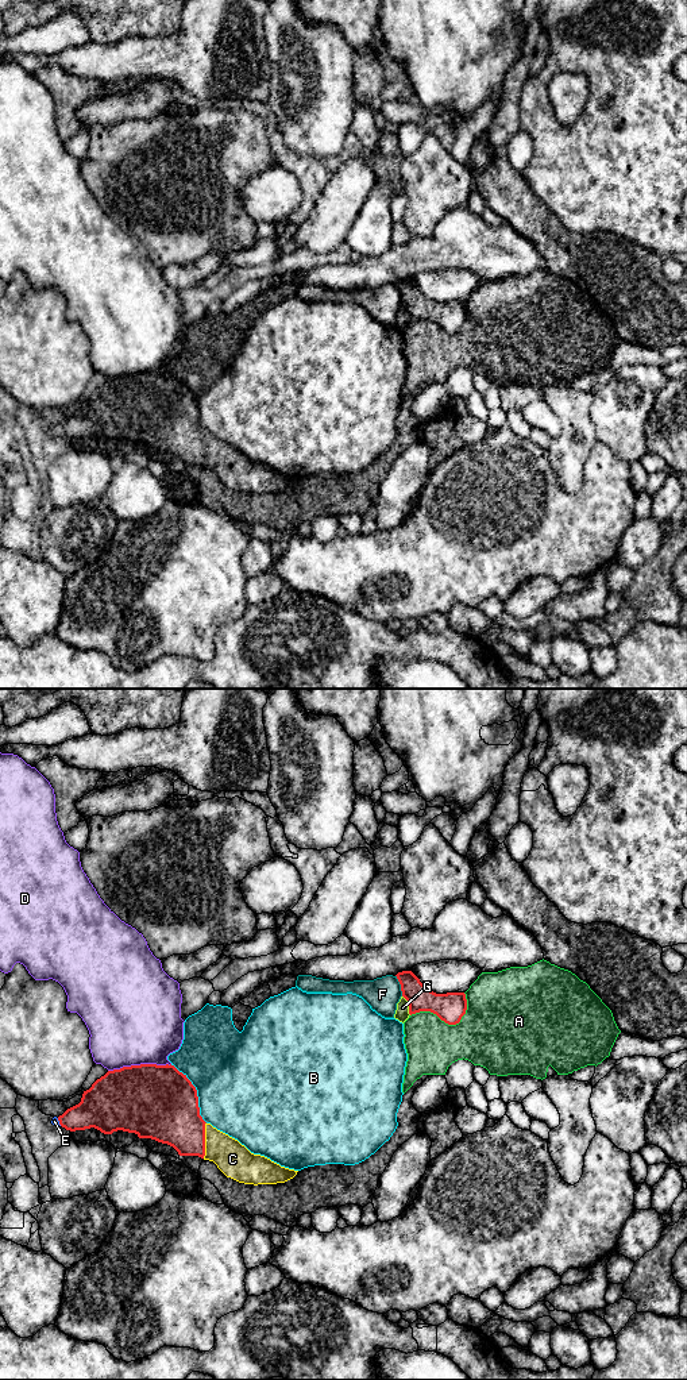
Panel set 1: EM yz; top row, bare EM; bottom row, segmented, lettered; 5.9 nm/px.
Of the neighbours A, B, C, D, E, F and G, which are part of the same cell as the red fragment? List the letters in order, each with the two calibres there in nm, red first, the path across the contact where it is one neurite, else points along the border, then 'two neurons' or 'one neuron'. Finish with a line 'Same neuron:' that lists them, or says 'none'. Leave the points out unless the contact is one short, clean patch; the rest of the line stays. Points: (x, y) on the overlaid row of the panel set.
A: 180/380 nm | two neurons
B: 440/480 nm | two neurons
C: 340/200 nm | across yz (170, 1116), (190, 1136), (204, 1140), (219, 1147), (232, 1159) | one neuron
D: 440/500 nm | two neurons
E: 240/40 nm | across yz (99, 1107), (77, 1118), (60, 1122), (54, 1121) | one neuron
F: 150/200 nm | two neurons
G: 180/80 nm | along yz (402, 995), (410, 1014) | two neurons
Same neuron: C, E

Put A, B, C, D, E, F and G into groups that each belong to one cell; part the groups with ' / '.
A / B / C E / D / F / G

